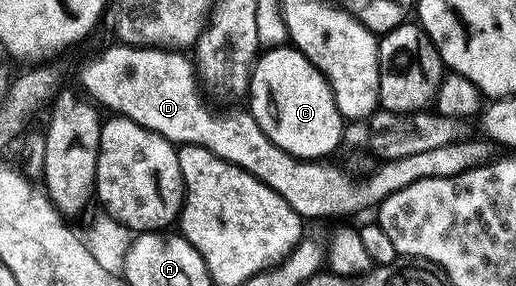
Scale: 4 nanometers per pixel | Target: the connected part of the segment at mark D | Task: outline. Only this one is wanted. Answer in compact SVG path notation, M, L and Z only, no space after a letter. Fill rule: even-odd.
M113 43L110 49L105 49L101 54L98 55L94 61L89 62L81 71L81 85L86 89L84 92L88 94L90 98L98 106L104 107L106 105L110 110L108 111L113 115L120 115L131 119L135 123L139 123L143 127L147 127L152 133L157 133L161 137L166 137L168 141L173 142L174 146L180 147L183 145L201 145L204 149L211 150L214 155L219 159L223 159L227 163L231 163L235 167L239 167L243 171L247 171L255 179L259 179L259 183L263 183L267 187L271 187L271 191L278 193L280 197L286 201L286 203L295 210L295 212L302 219L309 219L309 217L341 217L337 219L349 219L352 213L361 213L364 209L372 210L374 207L380 205L383 199L387 199L391 195L395 195L395 191L403 191L403 187L411 187L411 183L415 183L419 179L447 179L448 177L454 177L455 175L463 175L467 171L479 168L480 165L487 165L494 160L495 152L494 146L490 144L488 140L480 139L481 141L465 141L466 139L458 139L447 143L447 147L435 147L435 151L422 151L420 155L403 155L403 159L395 159L394 161L386 161L378 164L377 169L369 177L362 177L360 179L354 179L350 174L346 173L344 168L338 167L337 169L333 165L325 165L329 163L322 163L317 159L302 159L299 157L292 157L287 151L283 151L275 143L271 143L271 139L267 139L267 135L259 127L259 123L255 123L252 113L248 111L242 111L242 113L231 113L227 117L215 117L204 105L199 90L199 78L195 72L195 65L192 60L189 61L184 52L181 51L170 51L167 49L151 49L148 47L138 47L135 45L123 45L120 43Z

